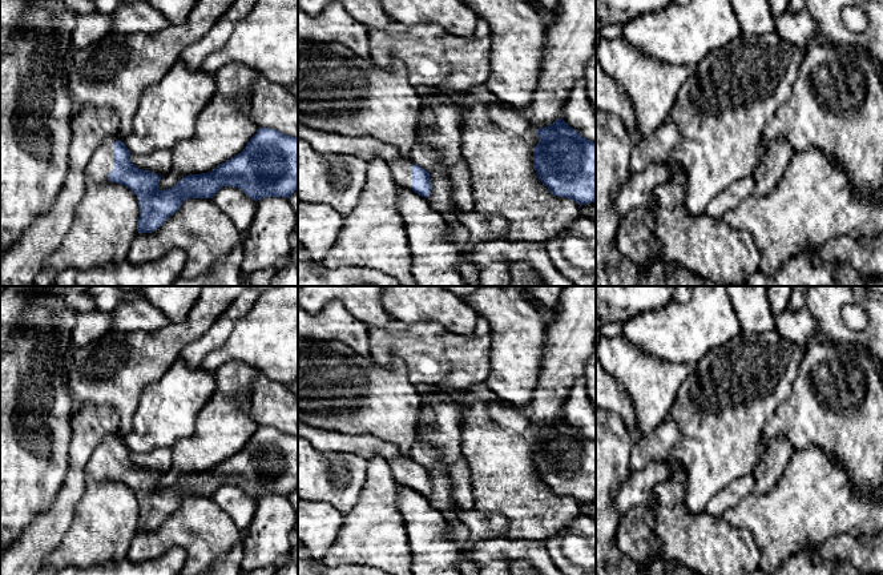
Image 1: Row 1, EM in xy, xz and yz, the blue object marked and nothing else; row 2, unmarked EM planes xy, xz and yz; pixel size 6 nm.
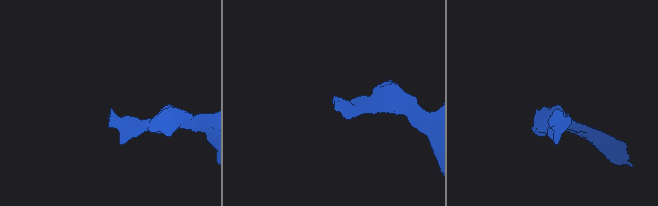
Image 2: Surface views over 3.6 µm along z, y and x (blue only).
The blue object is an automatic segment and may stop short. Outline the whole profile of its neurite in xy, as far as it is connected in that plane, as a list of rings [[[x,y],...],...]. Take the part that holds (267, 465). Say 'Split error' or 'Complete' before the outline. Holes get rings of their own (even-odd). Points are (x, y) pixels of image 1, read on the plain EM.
Split error. [[[261,426],[245,447],[209,471],[189,473],[173,486],[160,488],[161,474],[138,467],[118,435],[109,434],[93,450],[86,478],[112,479],[129,486],[140,498],[138,531],[157,528],[188,496],[211,496],[221,486],[234,484],[251,498],[290,496],[298,488],[298,437]]]

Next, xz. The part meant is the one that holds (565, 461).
Complete. [[[561,415],[537,427],[539,442],[533,446],[533,467],[553,494],[567,495],[580,504],[596,500],[596,441],[584,437]]]

